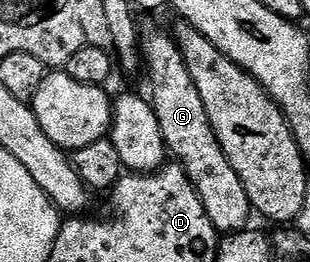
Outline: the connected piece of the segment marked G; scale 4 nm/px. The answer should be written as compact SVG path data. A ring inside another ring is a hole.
M148 31L143 33L140 50L143 67L148 67L148 88L152 91L150 103L154 118L158 118L158 127L162 129L167 155L180 164L190 178L217 233L245 231L249 227L248 219L254 216L252 203L246 194L246 186L242 186L242 178L238 178L238 174L230 166L214 134L214 126L210 126L202 94L198 94L198 86L194 86L194 78L190 78L182 50L169 33L167 36L164 32Z

